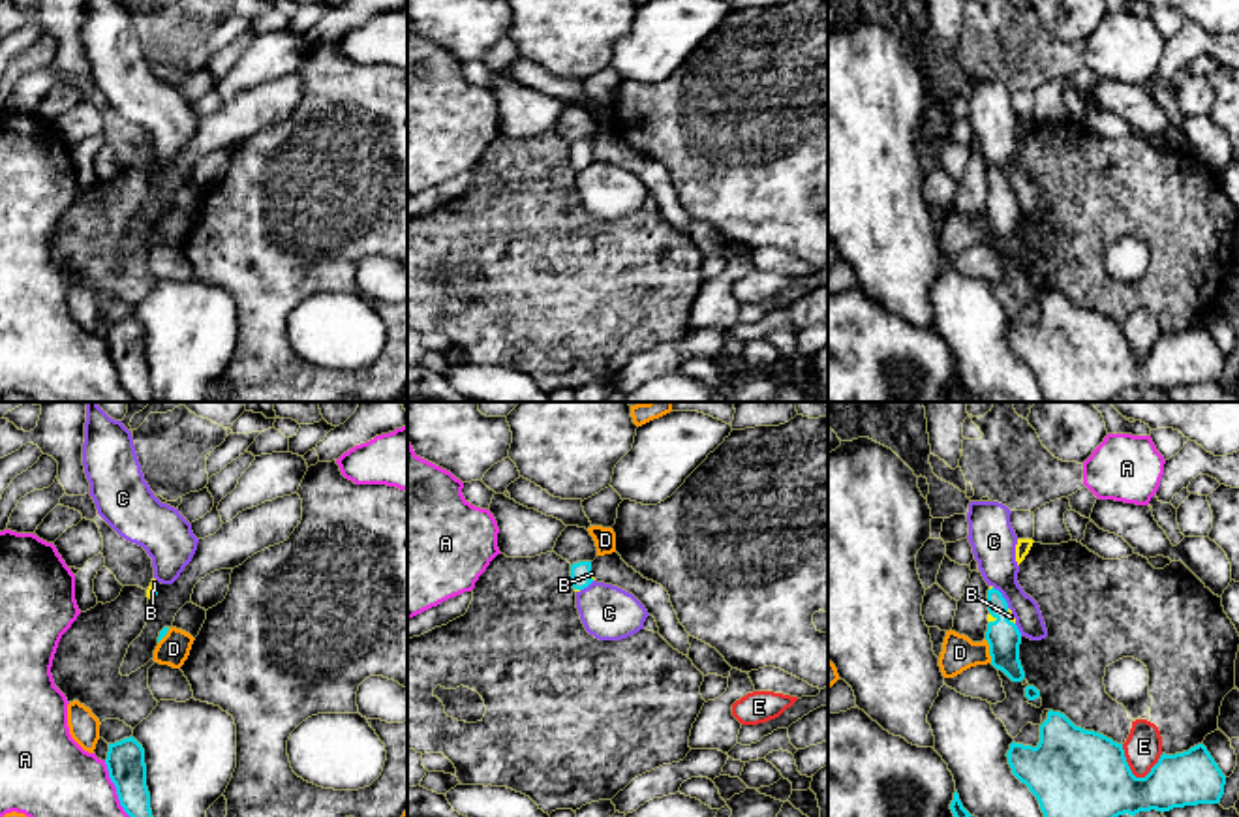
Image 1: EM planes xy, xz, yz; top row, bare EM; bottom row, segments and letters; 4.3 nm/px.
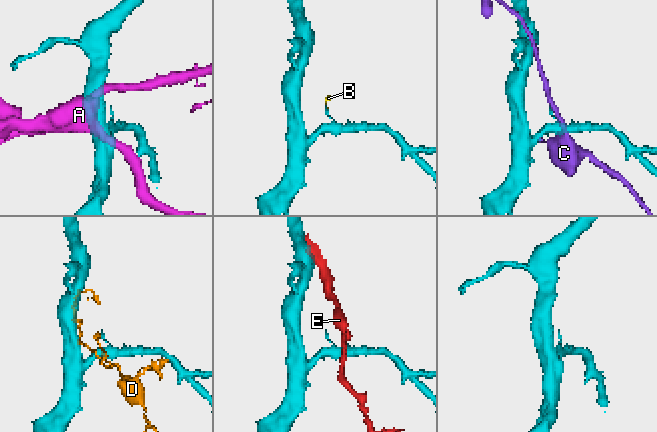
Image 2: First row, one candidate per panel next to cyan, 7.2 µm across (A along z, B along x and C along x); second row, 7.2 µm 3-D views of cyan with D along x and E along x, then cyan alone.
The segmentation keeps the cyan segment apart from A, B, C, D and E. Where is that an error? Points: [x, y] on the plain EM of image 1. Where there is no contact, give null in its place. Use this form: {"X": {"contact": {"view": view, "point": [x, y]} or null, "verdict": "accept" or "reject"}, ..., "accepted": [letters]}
{"A": {"contact": {"view": "xy", "point": [117, 370]}, "verdict": "reject"}, "B": {"contact": {"view": "yz", "point": [1007, 196]}, "verdict": "accept"}, "C": {"contact": {"view": "yz", "point": [1003, 177]}, "verdict": "reject"}, "D": {"contact": {"view": "yz", "point": [990, 230]}, "verdict": "reject"}, "E": {"contact": {"view": "yz", "point": [1134, 355]}, "verdict": "reject"}, "accepted": ["B"]}

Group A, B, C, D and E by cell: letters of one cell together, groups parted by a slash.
A / B / C / D / E

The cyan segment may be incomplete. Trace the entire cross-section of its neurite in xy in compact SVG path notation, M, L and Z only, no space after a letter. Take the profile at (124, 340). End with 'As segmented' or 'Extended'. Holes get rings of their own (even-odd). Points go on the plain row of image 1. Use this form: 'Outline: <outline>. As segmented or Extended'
Outline: M133 316L109 323L105 344L120 385L133 402L154 402L143 325Z. As segmented

